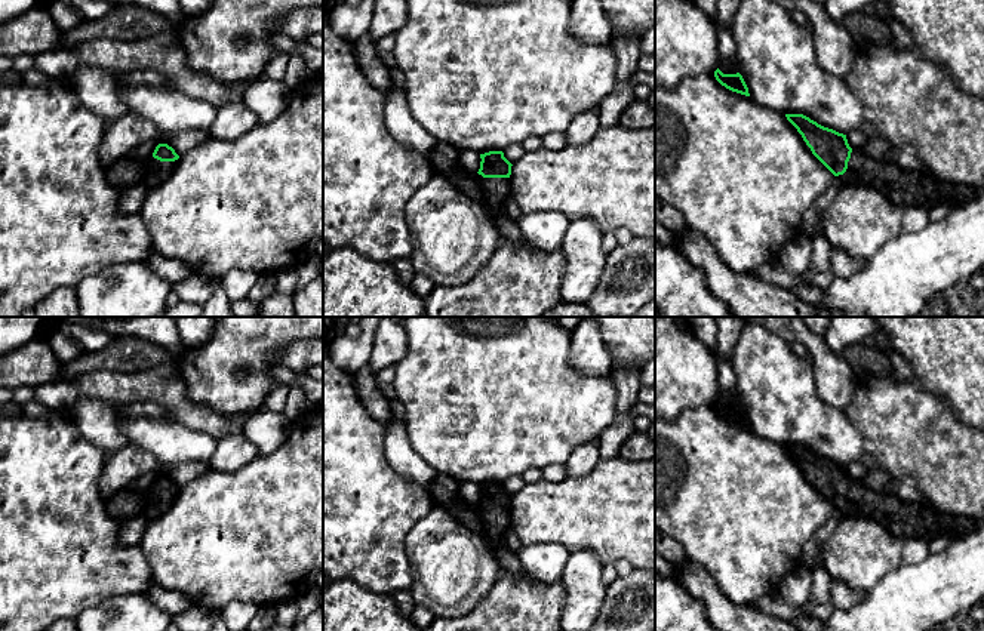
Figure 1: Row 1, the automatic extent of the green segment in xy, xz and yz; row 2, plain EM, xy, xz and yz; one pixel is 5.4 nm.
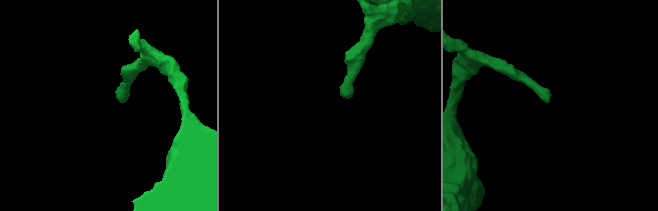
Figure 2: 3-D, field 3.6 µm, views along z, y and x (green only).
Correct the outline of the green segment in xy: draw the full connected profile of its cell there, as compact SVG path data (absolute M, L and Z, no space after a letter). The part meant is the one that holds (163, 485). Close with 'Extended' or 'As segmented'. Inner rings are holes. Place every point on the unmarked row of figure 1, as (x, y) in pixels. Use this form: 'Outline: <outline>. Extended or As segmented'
Outline: M159 475L154 484L144 492L145 507L142 515L150 523L166 514L175 504L179 487L167 475Z. Extended

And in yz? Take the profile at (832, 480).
Outline: M803 446L785 449L840 517L874 520L895 536L919 538L925 542L940 535L960 538L980 526L972 518L950 515L889 492L870 490L861 480L851 480L846 467L824 459Z. Extended

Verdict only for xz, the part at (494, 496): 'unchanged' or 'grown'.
grown

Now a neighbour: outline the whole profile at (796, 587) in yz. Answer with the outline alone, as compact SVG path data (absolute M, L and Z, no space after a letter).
M803 563L796 566L782 578L778 591L781 598L794 609L803 607L808 603L811 592L812 573L811 569Z

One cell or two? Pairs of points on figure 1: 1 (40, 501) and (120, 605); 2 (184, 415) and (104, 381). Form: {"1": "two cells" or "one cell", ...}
{"1": "two cells", "2": "one cell"}

